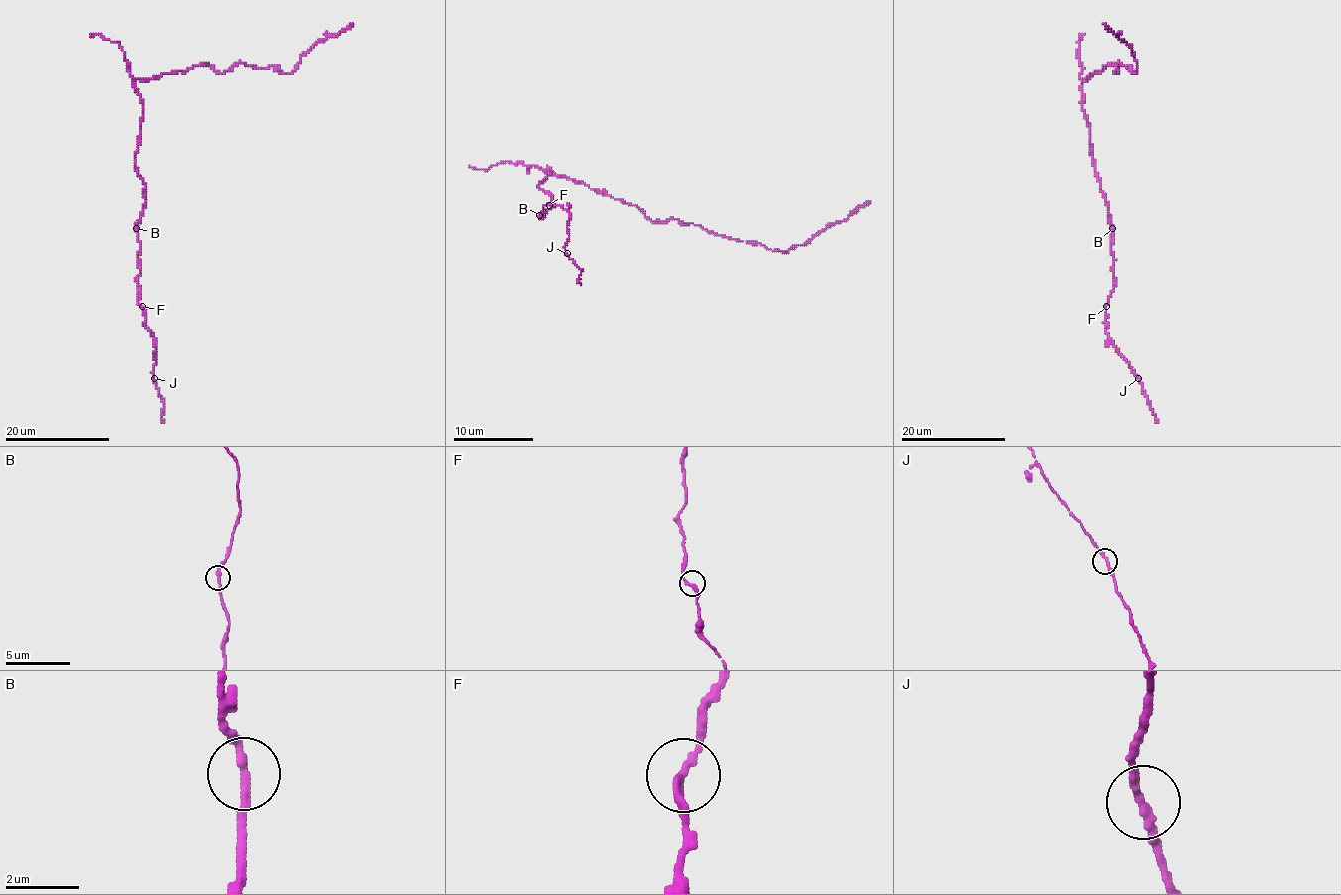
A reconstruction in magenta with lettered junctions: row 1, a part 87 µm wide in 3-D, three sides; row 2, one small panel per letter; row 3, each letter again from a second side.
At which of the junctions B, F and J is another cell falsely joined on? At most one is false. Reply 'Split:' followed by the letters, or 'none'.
Split: none

